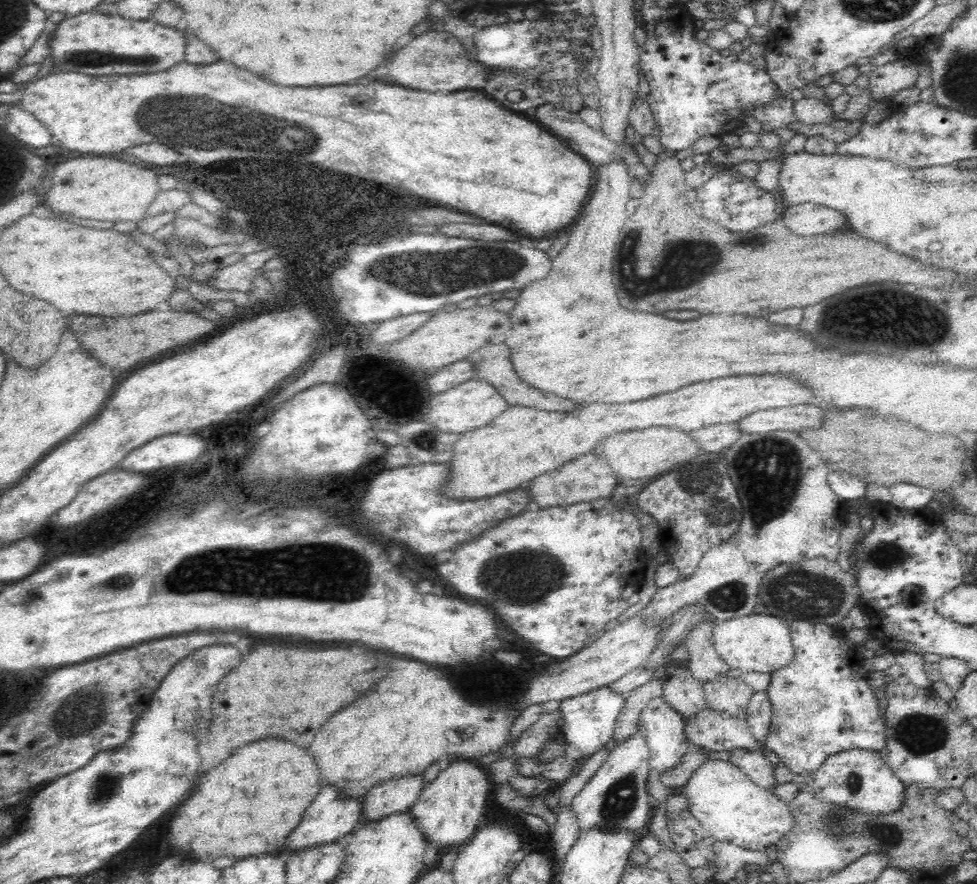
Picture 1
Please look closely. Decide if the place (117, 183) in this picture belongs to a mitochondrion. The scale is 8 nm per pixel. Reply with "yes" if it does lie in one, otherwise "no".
no

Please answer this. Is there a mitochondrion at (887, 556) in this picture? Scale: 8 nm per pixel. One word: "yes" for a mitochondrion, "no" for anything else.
yes

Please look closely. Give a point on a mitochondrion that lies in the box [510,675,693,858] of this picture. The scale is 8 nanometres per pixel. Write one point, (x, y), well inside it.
(619, 802)

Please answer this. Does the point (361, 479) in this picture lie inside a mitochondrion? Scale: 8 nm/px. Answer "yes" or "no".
no

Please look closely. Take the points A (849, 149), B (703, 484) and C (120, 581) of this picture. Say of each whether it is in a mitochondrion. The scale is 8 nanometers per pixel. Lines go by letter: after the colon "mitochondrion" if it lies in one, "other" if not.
A: other
B: mitochondrion
C: mitochondrion

